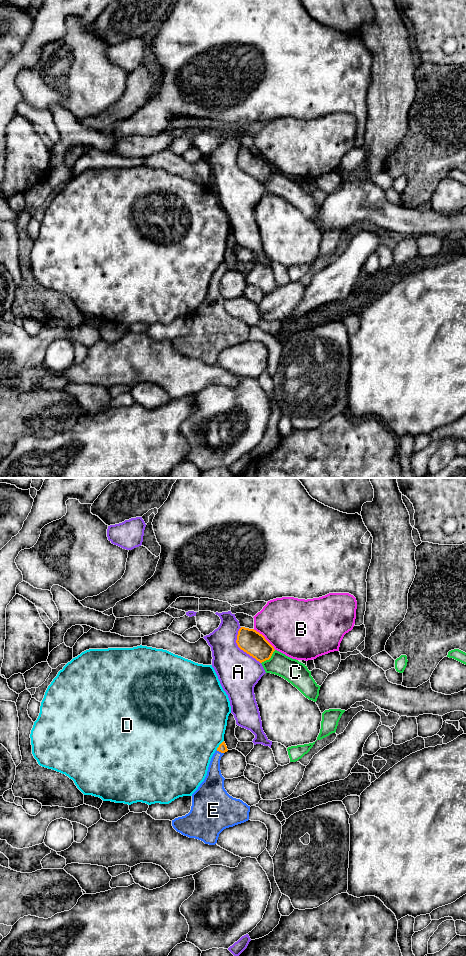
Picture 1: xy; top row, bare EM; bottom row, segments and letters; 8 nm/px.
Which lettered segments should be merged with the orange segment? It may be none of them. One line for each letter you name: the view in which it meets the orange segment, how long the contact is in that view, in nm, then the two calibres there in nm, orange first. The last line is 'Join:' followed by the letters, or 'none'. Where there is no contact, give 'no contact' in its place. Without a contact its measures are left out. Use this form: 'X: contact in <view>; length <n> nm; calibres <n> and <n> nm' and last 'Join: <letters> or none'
E: contact in xy; length 70 nm; calibres 70 and 160 nm
Join: E

